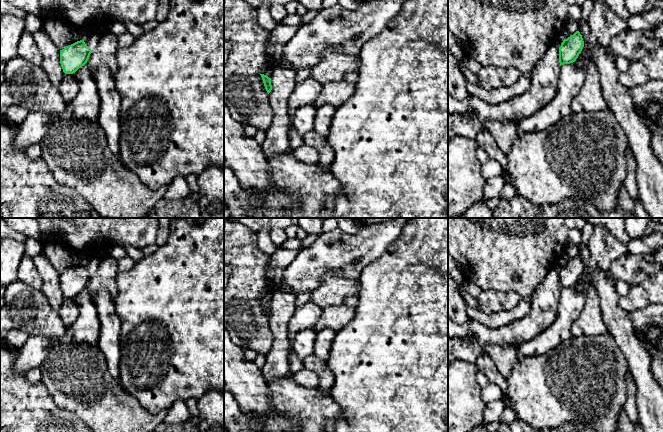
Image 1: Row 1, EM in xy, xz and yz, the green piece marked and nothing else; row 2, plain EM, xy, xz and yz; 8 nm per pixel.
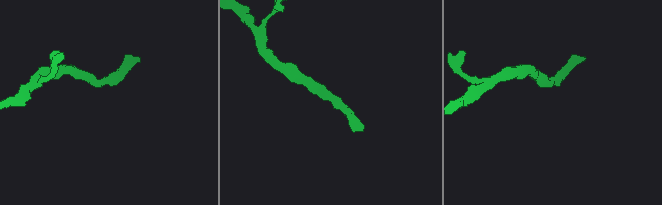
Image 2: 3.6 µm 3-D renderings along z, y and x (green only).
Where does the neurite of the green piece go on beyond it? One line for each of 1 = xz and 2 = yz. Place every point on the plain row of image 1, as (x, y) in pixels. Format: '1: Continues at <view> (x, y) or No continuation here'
1: No continuation here
2: No continuation here

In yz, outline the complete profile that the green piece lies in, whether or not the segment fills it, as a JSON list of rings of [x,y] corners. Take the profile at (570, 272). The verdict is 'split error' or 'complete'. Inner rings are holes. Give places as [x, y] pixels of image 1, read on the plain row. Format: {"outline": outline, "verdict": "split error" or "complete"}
{"outline": [[[579,255],[564,263],[559,271],[560,290],[570,288],[576,285],[584,271],[584,265]]], "verdict": "complete"}

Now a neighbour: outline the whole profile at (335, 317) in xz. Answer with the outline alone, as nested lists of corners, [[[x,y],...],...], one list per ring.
[[[344,304],[340,306],[325,307],[314,327],[314,330],[318,332],[325,328],[331,328],[332,330],[338,332],[354,318],[354,315],[355,308],[346,306]]]

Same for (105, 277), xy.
[[[110,255],[100,261],[97,271],[92,275],[87,285],[92,299],[100,288],[106,288],[112,299],[117,294],[116,276],[119,273],[117,260]]]

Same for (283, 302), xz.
[[[277,289],[271,298],[272,314],[269,327],[273,335],[272,347],[265,356],[265,364],[261,369],[267,383],[290,376],[289,353],[291,342],[288,337],[288,323],[296,309],[296,297],[288,289]]]

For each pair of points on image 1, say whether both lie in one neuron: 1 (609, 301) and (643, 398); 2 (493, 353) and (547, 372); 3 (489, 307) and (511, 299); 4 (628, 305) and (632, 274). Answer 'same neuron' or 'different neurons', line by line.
1: same neuron
2: different neurons
3: same neuron
4: different neurons

